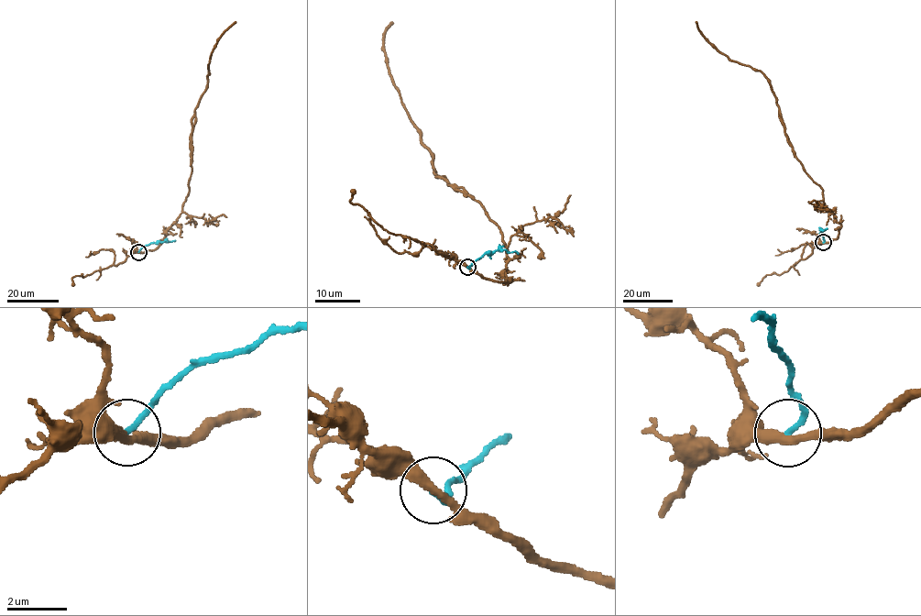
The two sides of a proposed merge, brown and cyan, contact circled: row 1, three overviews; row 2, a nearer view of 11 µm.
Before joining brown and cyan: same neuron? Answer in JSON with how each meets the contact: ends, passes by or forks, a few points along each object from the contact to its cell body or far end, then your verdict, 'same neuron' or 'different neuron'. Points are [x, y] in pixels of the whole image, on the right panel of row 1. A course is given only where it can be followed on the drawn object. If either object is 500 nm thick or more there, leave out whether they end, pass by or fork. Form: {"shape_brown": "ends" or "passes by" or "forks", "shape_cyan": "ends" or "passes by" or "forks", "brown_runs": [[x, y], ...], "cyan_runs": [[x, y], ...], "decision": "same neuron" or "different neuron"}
{"shape_brown": "passes by", "shape_cyan": "ends", "brown_runs": [[822, 242], [837, 238], [841, 225], [795, 156], [770, 81], [718, 51], [696, 22]], "cyan_runs": [[823, 242], [820, 233], [827, 228]], "decision": "different neuron"}

